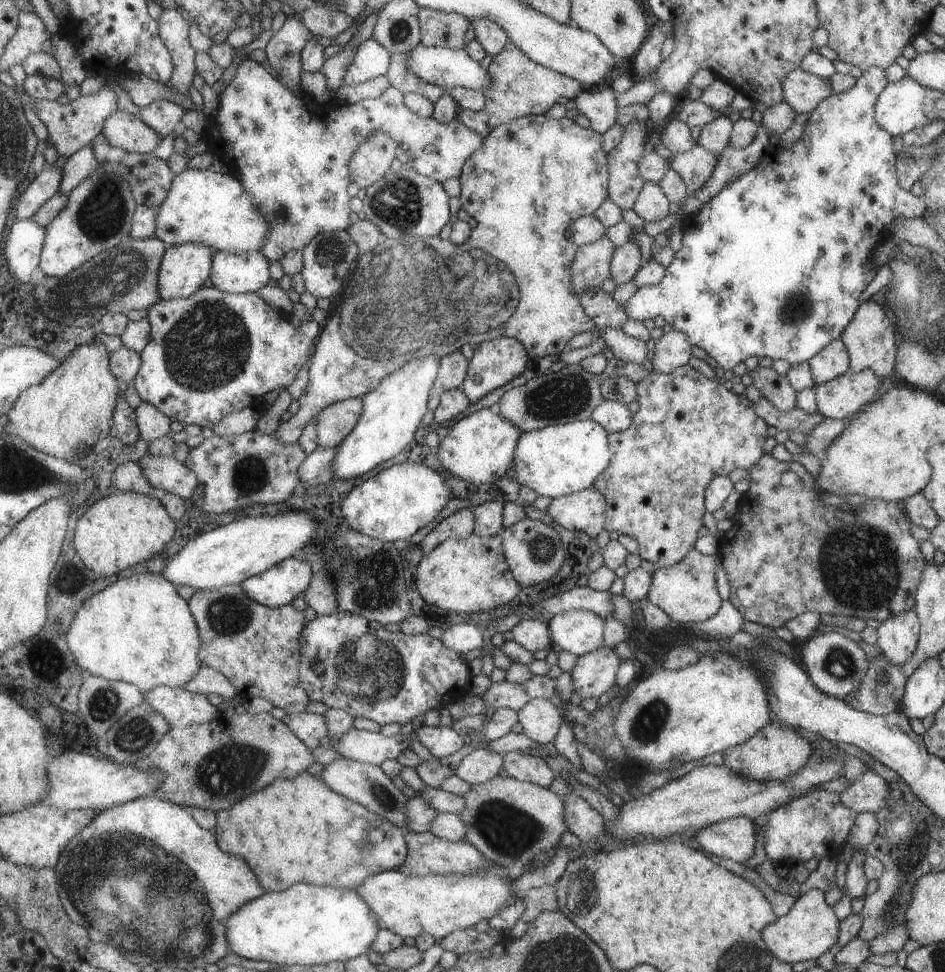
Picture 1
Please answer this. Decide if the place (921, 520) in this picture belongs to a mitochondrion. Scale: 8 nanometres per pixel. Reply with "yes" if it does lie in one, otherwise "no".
no

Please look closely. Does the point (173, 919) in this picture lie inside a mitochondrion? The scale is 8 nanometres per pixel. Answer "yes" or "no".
yes

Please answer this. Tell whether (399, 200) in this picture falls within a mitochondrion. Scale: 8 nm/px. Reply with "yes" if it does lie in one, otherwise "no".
yes

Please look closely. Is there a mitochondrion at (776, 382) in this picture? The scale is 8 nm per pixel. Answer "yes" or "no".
no

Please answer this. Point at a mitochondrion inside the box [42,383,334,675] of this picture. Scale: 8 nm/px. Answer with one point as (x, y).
(227, 616)

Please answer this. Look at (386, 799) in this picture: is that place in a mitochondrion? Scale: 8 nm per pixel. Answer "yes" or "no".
yes

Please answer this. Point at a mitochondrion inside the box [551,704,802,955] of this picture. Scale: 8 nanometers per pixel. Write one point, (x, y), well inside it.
(581, 889)

